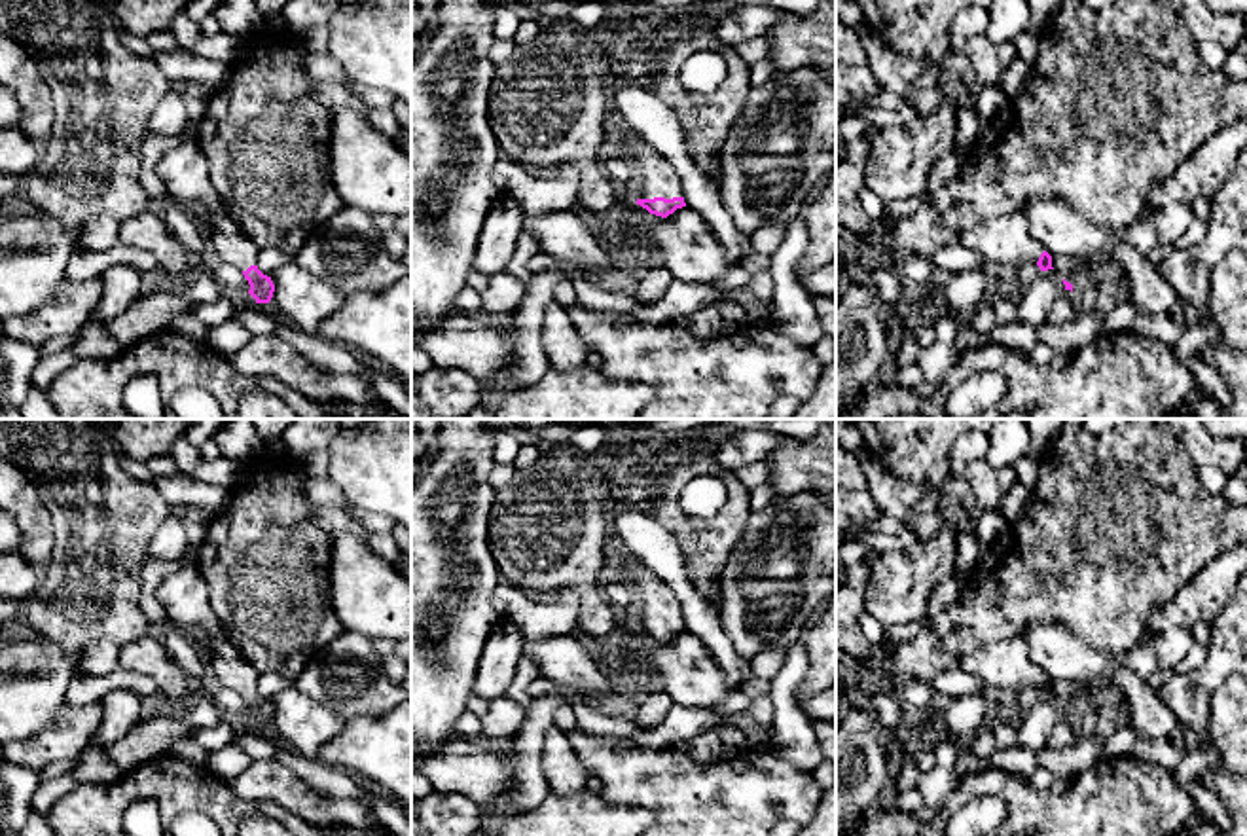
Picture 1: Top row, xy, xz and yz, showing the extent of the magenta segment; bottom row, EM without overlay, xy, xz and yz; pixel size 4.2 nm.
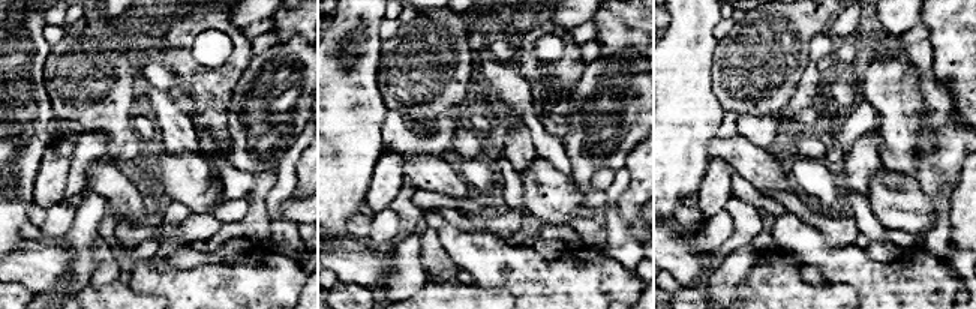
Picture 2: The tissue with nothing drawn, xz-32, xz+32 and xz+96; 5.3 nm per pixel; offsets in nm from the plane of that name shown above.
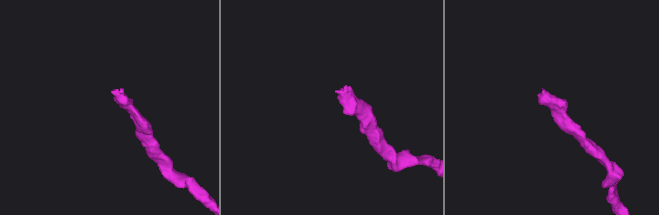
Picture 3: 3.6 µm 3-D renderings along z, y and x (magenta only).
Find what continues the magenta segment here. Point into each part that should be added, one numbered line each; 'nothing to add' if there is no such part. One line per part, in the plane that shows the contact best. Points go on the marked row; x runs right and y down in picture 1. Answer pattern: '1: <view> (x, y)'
1: xz (654, 177)

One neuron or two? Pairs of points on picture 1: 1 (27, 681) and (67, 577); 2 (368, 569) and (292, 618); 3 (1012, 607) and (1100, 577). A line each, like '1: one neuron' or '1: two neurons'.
1: two neurons
2: two neurons
3: one neuron

